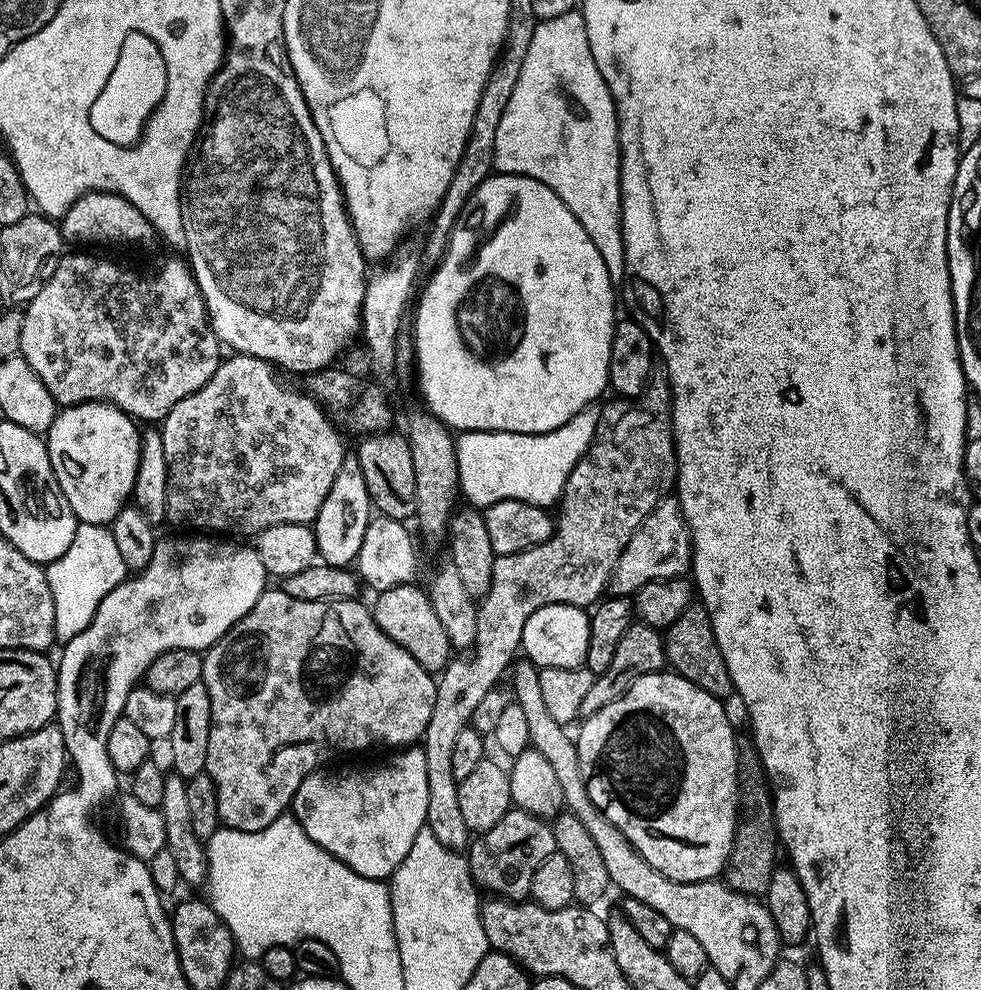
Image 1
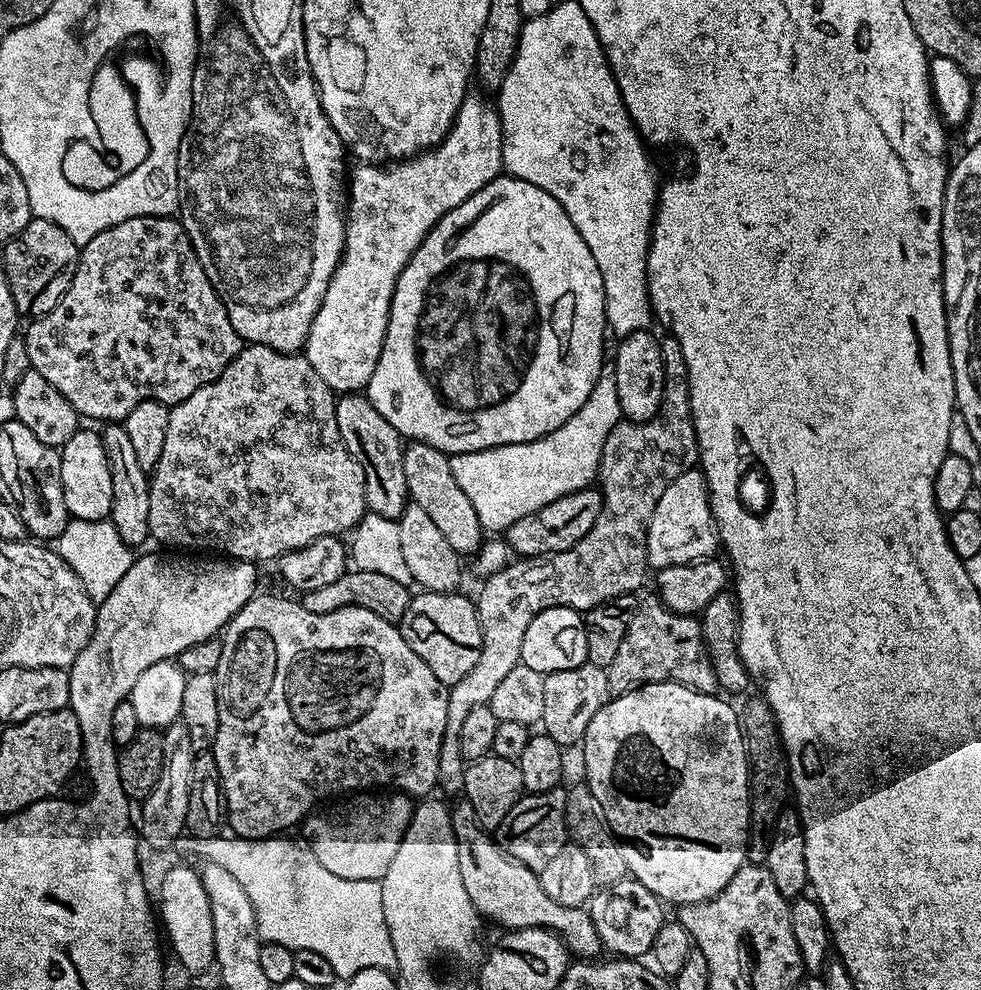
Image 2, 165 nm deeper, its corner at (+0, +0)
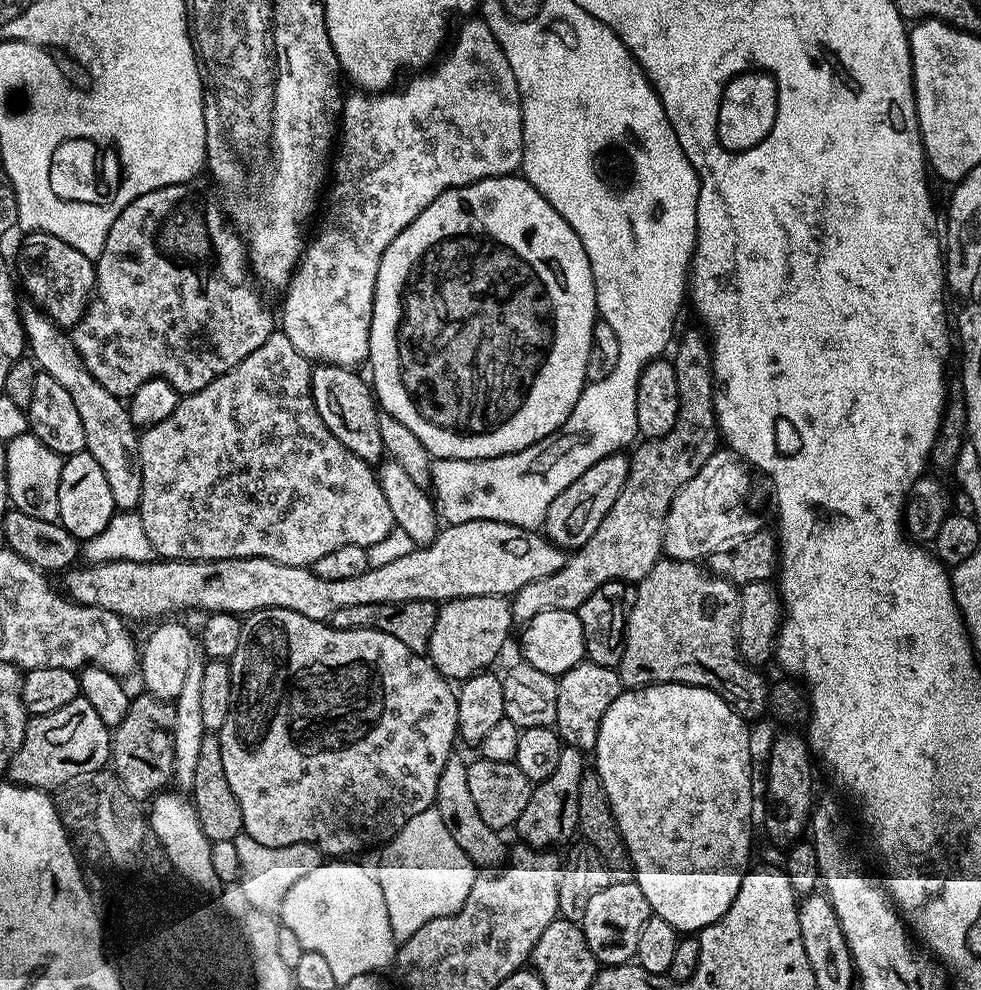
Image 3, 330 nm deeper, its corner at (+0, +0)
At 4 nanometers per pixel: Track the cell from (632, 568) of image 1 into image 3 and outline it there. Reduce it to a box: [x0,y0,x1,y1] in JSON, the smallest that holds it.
[664,450,762,561]

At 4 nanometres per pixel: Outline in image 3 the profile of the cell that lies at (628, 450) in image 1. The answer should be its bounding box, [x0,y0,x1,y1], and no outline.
[511,327,721,625]

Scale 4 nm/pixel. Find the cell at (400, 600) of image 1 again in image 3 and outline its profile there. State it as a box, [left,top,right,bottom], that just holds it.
[426,596,512,682]

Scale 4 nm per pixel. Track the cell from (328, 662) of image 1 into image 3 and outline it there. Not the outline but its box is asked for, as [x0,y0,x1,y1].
[218,608,460,858]

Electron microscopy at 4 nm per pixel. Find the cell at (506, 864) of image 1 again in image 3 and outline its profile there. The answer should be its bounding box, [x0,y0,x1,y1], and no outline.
[514,747,586,850]

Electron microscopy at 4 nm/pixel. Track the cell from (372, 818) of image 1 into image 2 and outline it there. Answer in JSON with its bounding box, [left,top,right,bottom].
[303,794,414,880]

